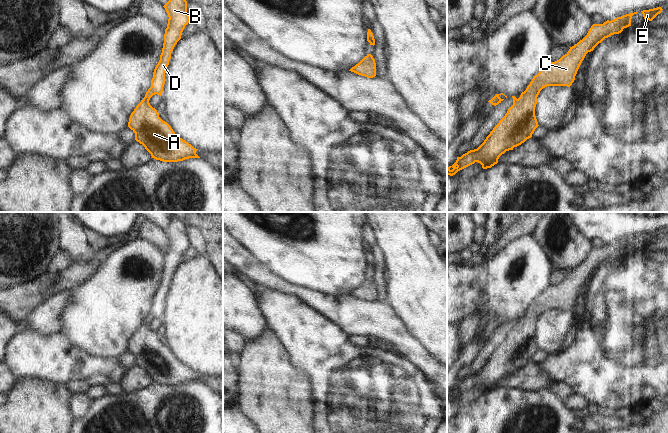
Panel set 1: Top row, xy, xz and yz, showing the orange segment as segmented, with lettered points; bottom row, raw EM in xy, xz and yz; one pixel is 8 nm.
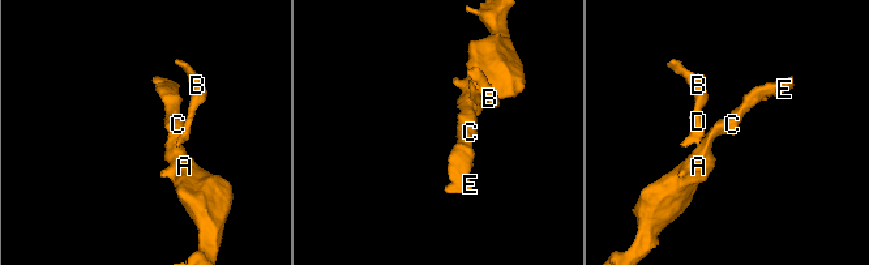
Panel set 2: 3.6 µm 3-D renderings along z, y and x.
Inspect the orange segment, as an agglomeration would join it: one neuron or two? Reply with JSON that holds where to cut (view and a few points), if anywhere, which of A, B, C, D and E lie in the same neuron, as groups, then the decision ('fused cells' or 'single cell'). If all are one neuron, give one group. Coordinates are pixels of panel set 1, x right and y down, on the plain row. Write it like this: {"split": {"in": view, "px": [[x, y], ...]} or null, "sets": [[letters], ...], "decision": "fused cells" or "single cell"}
{"split": {"in": "xy", "px": [[143, 323], [148, 325]]}, "sets": [["A", "C", "E"], ["B", "D"]], "decision": "fused cells"}

